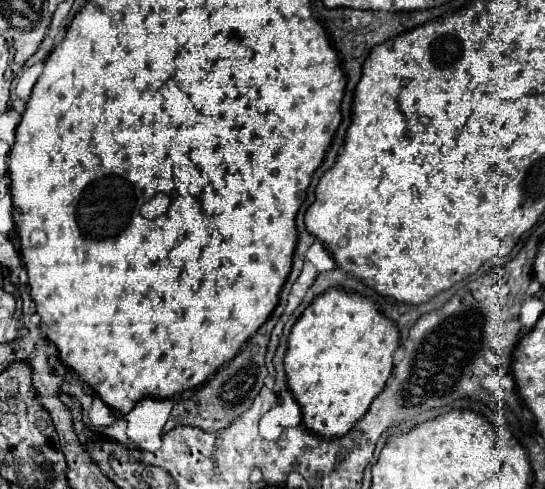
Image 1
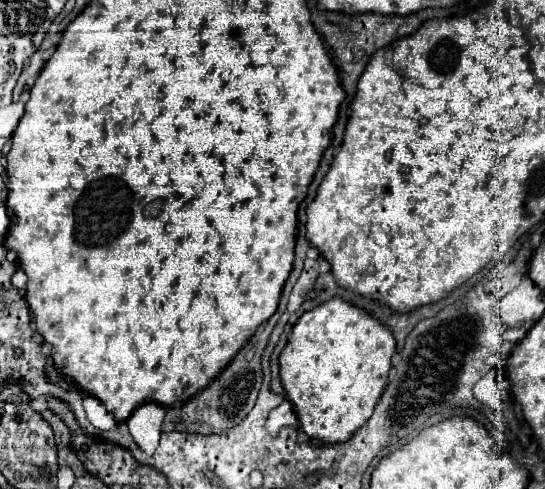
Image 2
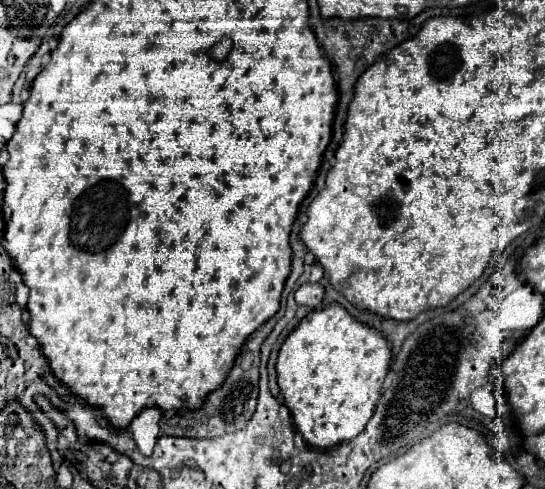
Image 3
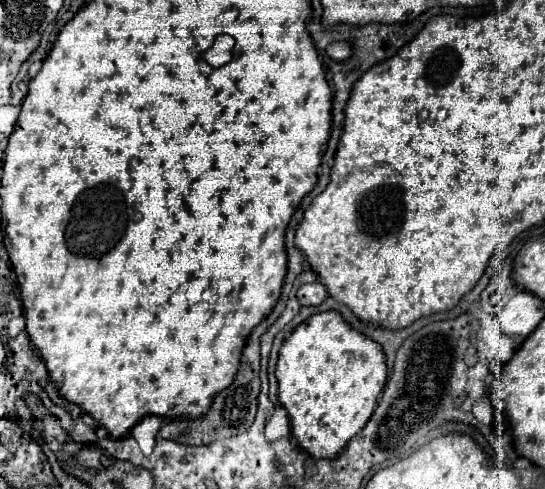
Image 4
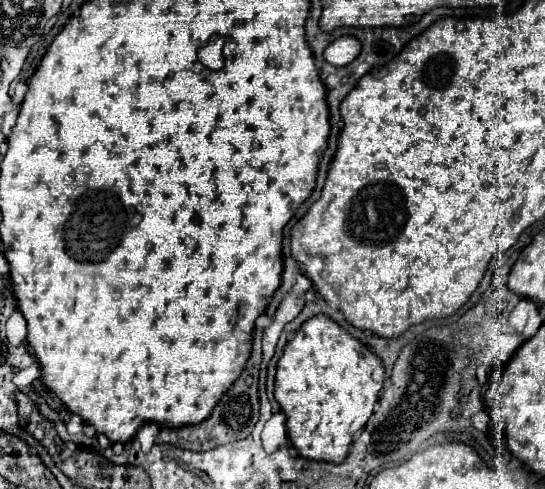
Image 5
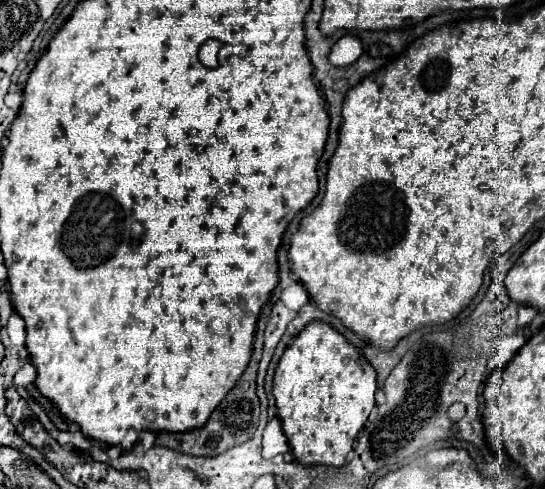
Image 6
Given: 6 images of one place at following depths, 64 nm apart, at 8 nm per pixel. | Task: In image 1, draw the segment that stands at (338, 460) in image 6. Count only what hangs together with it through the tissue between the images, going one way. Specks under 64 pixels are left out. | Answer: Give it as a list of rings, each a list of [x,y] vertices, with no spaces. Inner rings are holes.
[[[328,288],[316,296],[314,302],[302,312],[298,322],[292,326],[288,338],[288,352],[284,358],[288,388],[302,408],[302,422],[308,430],[322,436],[344,436],[358,418],[364,416],[370,402],[382,392],[392,366],[394,352],[400,346],[398,326],[386,318],[374,300],[344,288]]]

